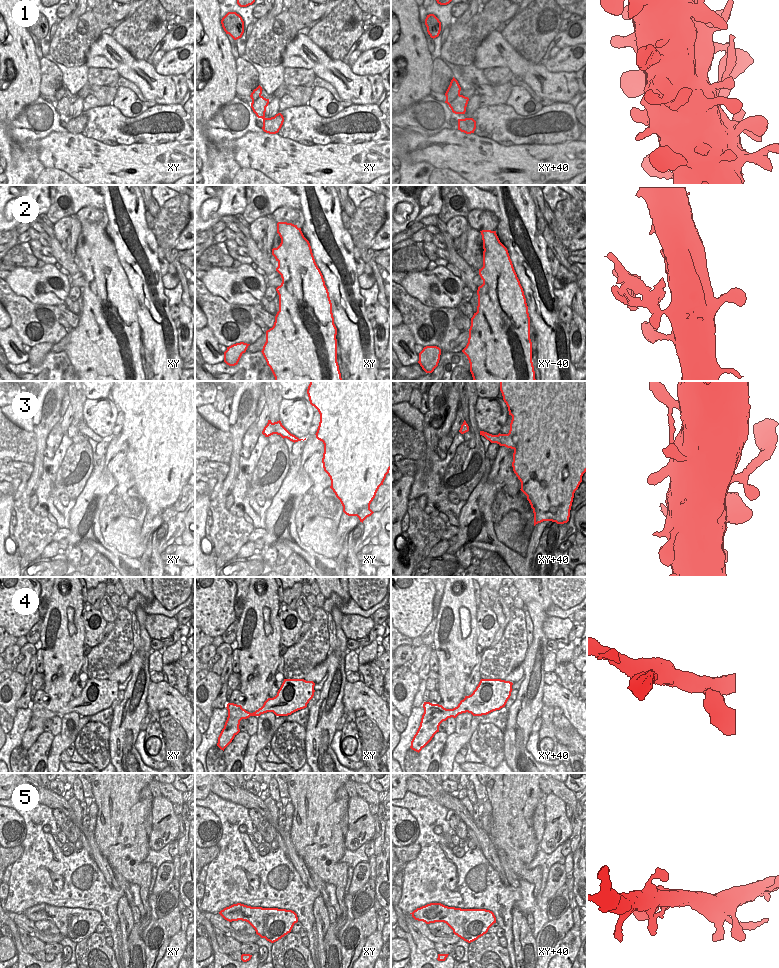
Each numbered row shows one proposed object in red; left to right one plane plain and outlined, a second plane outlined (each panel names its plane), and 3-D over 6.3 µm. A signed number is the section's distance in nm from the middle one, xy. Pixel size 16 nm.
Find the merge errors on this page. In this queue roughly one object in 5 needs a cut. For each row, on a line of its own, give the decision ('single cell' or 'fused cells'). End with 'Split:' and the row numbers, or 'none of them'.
1: single cell
2: fused cells
3: single cell
4: single cell
5: single cell
Split: 2

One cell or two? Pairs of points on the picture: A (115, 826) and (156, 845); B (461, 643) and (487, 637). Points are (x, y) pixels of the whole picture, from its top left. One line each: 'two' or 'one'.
A: two
B: two

